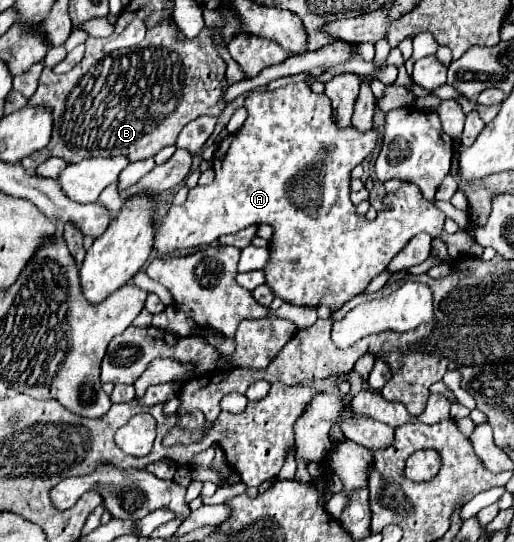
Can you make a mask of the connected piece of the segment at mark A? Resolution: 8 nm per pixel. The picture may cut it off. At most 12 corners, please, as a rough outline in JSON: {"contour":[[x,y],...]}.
{"contour":[[305,82],[253,90],[159,256],[269,224],[265,284],[331,314],[445,214],[413,182],[369,222]]}

